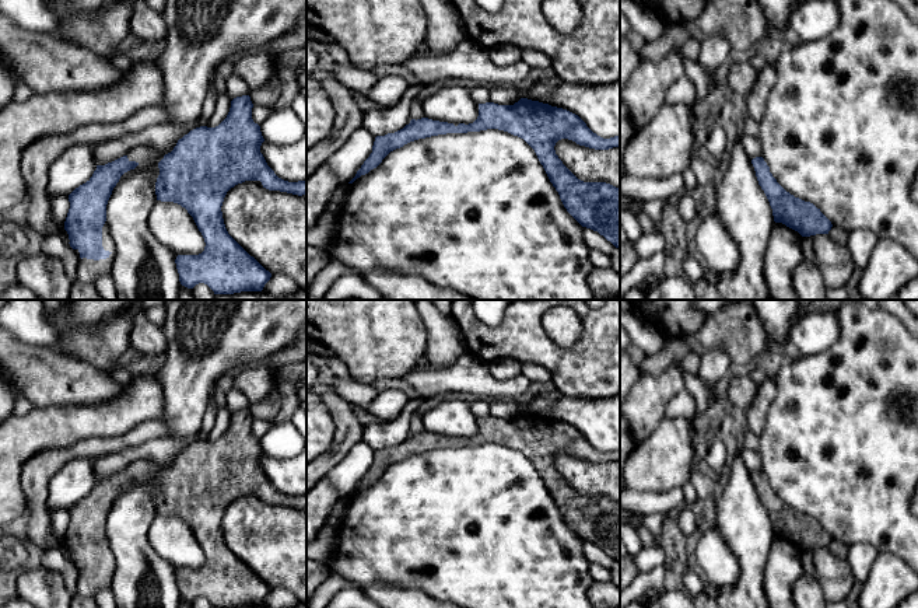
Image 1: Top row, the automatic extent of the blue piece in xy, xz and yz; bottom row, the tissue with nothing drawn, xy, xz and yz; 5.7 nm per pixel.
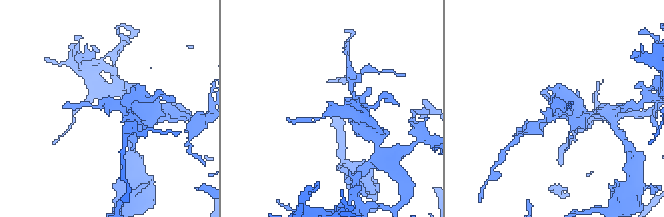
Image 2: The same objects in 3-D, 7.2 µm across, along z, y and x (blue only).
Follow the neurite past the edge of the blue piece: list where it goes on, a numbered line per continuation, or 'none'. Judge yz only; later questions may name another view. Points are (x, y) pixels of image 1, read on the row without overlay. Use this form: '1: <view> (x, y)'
none

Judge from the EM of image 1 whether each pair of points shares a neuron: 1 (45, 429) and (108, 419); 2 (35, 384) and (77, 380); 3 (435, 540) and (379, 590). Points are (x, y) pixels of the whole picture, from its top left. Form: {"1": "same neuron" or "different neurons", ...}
{"1": "same neuron", "2": "same neuron", "3": "different neurons"}

